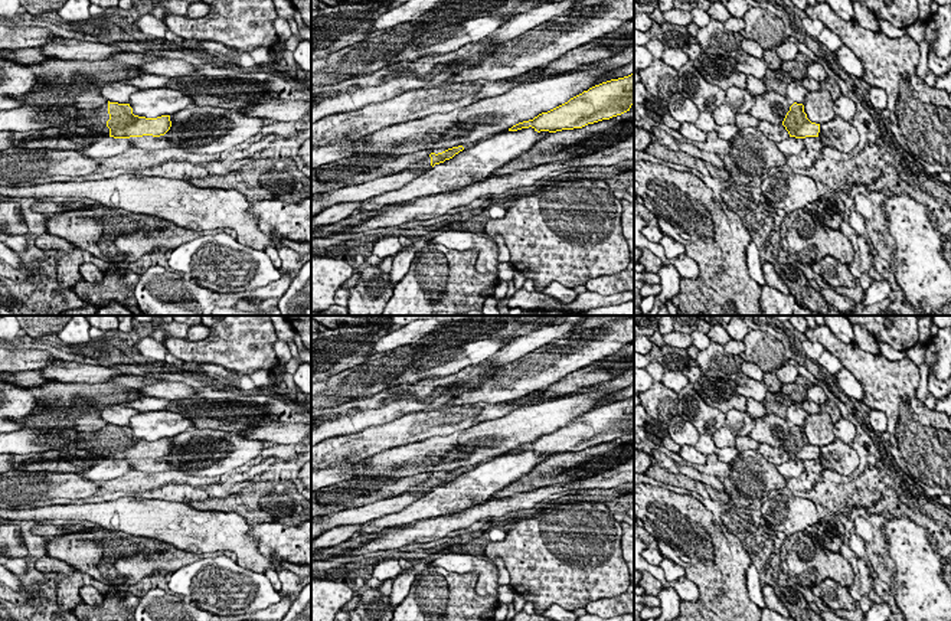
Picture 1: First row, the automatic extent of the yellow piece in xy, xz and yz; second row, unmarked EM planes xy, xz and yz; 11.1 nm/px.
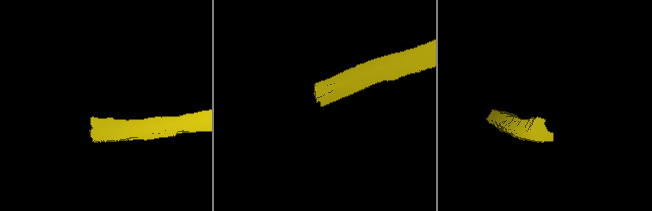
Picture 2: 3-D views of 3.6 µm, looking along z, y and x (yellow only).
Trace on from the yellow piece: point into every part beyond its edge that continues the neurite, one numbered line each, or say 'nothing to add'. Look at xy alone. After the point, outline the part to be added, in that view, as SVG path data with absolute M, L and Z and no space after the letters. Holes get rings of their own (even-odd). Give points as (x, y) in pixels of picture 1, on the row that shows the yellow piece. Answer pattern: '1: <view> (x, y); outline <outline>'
1: xy (95, 118); outline M105 102L102 105L97 105L95 108L78 110L76 120L71 125L85 127L94 133L99 133L105 137L110 137L110 128L107 127L108 120L108 102Z

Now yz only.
nothing to add

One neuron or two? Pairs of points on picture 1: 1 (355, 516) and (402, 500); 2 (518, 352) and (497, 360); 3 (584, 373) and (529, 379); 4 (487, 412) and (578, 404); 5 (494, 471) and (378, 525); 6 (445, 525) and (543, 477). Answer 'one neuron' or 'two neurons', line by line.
1: one neuron
2: one neuron
3: two neurons
4: two neurons
5: one neuron
6: two neurons

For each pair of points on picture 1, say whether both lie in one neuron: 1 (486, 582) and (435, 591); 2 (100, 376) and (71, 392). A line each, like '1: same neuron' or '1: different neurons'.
1: different neurons
2: different neurons

